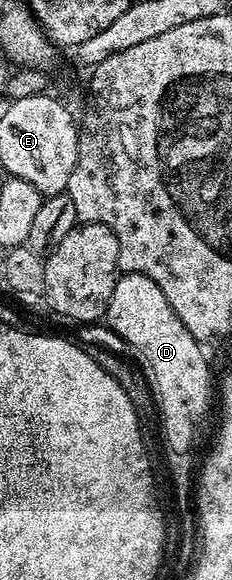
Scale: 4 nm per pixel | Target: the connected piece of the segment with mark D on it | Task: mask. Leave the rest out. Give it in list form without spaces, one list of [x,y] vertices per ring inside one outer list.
[[[123,272],[116,279],[105,323],[120,336],[129,352],[131,348],[134,363],[151,389],[156,406],[163,403],[157,415],[165,421],[165,436],[171,440],[173,453],[173,474],[183,486],[187,448],[193,446],[193,422],[203,420],[207,407],[213,404],[213,368],[207,365],[204,345],[177,318],[173,306],[169,306],[169,298],[161,294],[161,286],[153,278],[145,278],[145,274]]]

